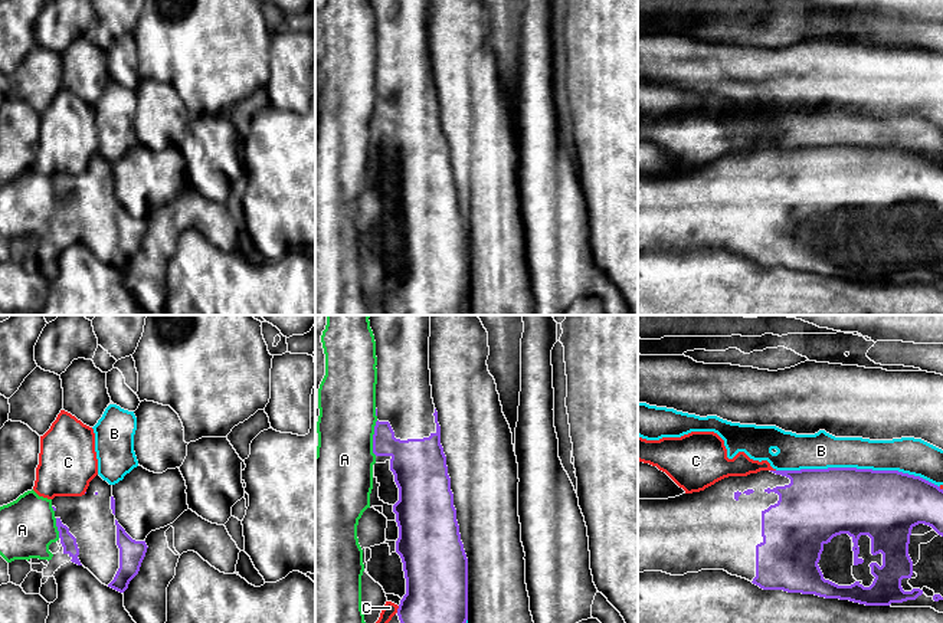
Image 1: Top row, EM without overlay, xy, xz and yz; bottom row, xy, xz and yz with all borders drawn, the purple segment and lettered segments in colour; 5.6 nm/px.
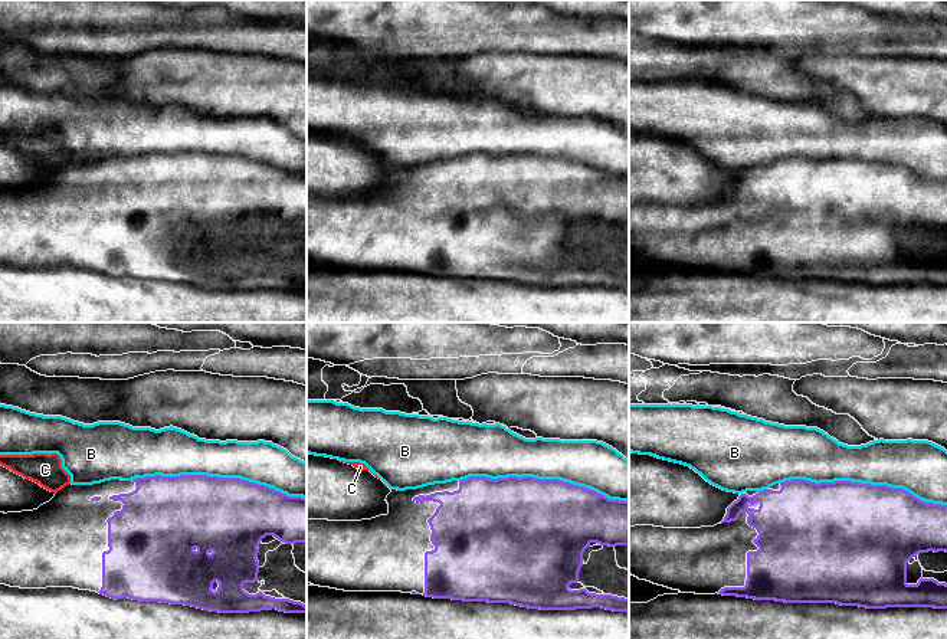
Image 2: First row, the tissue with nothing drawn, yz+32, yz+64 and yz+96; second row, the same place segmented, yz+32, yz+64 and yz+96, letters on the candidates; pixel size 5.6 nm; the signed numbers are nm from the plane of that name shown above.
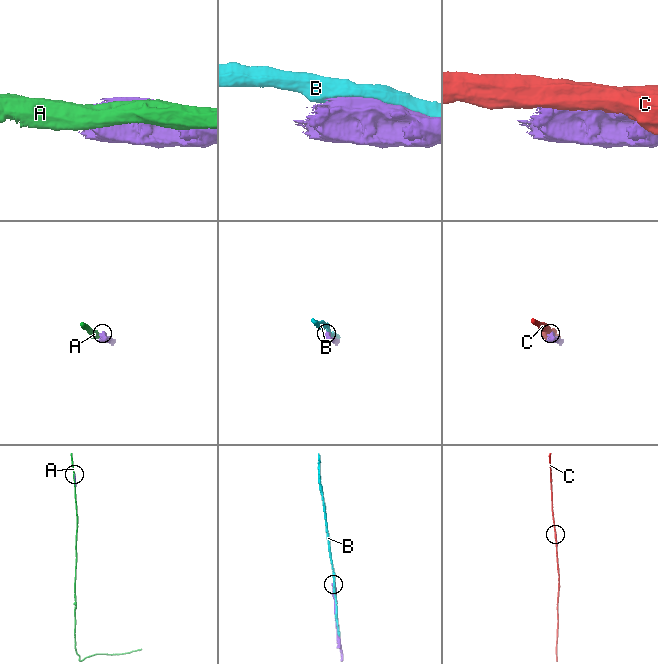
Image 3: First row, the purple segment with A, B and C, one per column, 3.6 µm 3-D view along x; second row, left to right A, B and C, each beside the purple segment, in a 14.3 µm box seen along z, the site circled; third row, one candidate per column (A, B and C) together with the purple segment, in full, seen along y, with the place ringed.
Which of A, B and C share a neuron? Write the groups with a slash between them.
A / B / C

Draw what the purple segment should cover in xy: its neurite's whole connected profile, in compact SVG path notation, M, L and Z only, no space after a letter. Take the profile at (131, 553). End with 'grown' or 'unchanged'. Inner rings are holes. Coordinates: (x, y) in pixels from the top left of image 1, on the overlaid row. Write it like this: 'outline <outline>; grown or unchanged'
outline M96 475L82 496L55 496L52 508L63 554L88 568L102 584L124 593L138 574L148 547L145 541L132 540L115 519L112 485Z; grown

